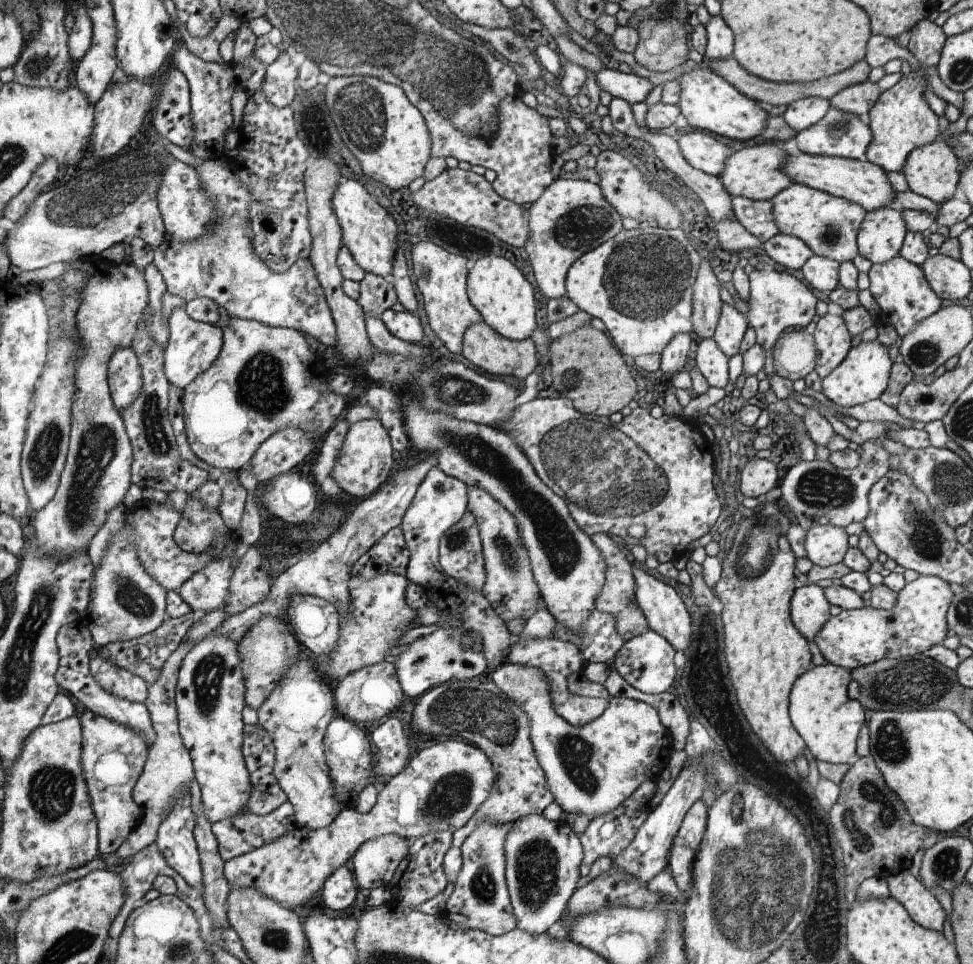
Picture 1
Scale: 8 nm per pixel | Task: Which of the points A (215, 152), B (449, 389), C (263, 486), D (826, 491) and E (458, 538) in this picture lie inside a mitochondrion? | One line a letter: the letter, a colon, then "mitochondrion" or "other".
A: other
B: mitochondrion
C: other
D: mitochondrion
E: mitochondrion

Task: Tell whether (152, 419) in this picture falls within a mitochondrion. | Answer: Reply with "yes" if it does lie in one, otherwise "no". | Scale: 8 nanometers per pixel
yes

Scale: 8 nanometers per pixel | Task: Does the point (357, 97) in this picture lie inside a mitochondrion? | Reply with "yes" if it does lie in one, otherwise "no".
yes

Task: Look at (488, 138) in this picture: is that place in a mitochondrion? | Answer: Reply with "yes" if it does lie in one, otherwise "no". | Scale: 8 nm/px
no

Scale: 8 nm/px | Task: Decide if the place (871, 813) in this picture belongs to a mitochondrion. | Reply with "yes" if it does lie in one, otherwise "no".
yes

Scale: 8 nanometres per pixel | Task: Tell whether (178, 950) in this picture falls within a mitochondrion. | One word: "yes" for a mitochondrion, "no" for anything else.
yes

